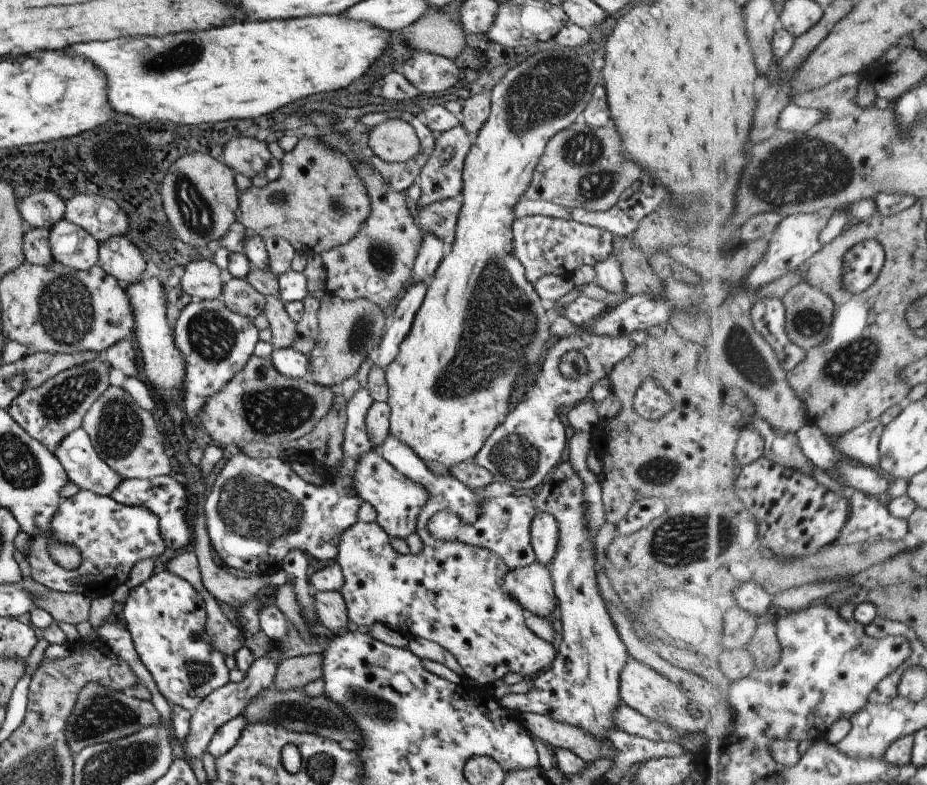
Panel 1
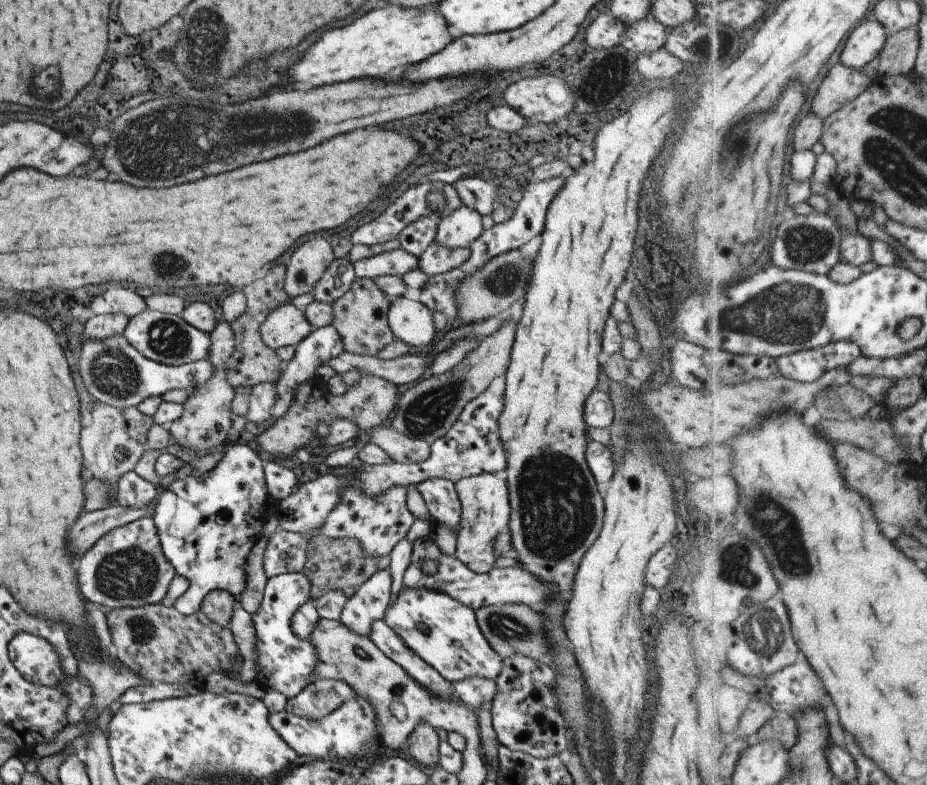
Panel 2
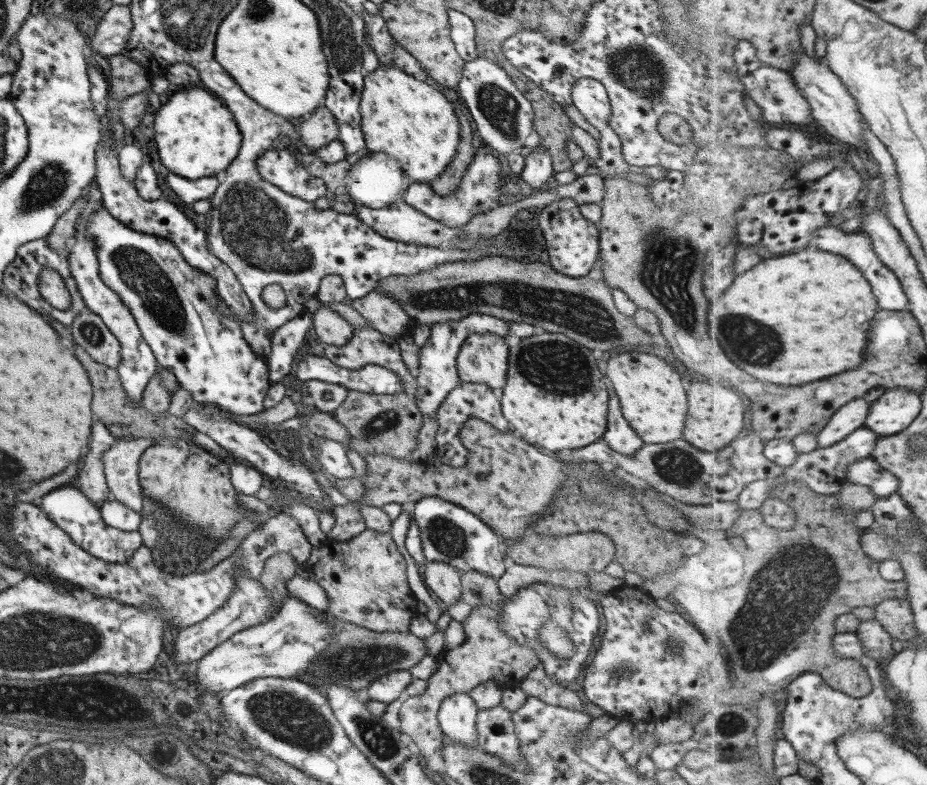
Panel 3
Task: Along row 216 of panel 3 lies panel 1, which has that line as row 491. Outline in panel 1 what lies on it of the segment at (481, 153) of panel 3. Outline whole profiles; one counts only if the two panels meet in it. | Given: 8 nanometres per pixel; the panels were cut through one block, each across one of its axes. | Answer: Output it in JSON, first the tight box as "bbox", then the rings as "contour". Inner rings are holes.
{"bbox":[335,434,557,691],"contour":[[[389,434],[384,443],[378,446],[378,451],[386,462],[394,466],[408,480],[420,484],[428,494],[428,502],[422,507],[416,525],[416,533],[424,542],[424,548],[420,554],[399,554],[392,548],[389,537],[377,522],[357,521],[342,534],[342,538],[338,538],[340,544],[338,544],[335,560],[341,567],[344,578],[344,584],[339,592],[345,601],[350,624],[370,627],[380,622],[408,638],[421,637],[440,644],[456,658],[462,668],[465,681],[473,687],[486,691],[510,672],[518,673],[522,677],[534,678],[548,669],[556,657],[557,643],[538,638],[526,627],[526,614],[520,600],[516,596],[510,596],[508,590],[504,588],[504,578],[510,572],[506,562],[484,546],[436,540],[428,532],[428,522],[432,514],[438,510],[455,511],[462,522],[474,524],[478,520],[482,502],[488,498],[478,496],[453,475],[435,476],[422,458],[418,458],[410,450],[410,446],[406,446],[404,442],[398,442],[398,438],[394,438],[392,434]]]}

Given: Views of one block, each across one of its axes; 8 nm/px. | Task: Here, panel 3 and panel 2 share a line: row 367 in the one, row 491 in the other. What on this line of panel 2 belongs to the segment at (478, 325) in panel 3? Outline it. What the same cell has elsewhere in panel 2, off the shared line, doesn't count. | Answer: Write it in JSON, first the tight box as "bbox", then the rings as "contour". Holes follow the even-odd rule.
{"bbox":[417,478,461,534],"contour":[[[429,478],[417,485],[433,524],[444,524],[459,534],[461,502],[455,483],[445,478]]]}

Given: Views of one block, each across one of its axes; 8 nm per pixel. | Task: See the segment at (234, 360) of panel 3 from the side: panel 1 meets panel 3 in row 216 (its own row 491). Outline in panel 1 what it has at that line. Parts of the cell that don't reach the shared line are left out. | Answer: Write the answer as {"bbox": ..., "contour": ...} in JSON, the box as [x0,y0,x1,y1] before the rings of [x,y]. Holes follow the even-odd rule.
{"bbox":[54,426,124,496],"contour":[[[82,426],[66,435],[54,454],[63,464],[68,481],[73,482],[80,490],[111,496],[124,480],[120,473],[98,456]]]}

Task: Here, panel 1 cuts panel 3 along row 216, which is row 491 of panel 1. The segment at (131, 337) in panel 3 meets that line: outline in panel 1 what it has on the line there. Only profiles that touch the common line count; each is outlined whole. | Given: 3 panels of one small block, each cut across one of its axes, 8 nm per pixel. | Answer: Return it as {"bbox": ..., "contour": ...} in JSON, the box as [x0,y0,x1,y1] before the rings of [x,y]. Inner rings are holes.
{"bbox":[27,490,166,599],"contour":[[[80,490],[67,499],[62,498],[61,504],[58,505],[58,510],[56,510],[51,520],[49,536],[62,543],[69,543],[78,547],[81,552],[80,564],[72,570],[62,568],[49,553],[47,536],[32,537],[27,554],[31,566],[31,577],[49,589],[63,593],[82,593],[91,599],[112,594],[120,584],[125,584],[136,562],[140,562],[144,558],[156,559],[166,550],[164,540],[160,535],[159,518],[150,509],[143,506],[123,505],[117,503],[111,496],[97,495],[87,490]]]}

